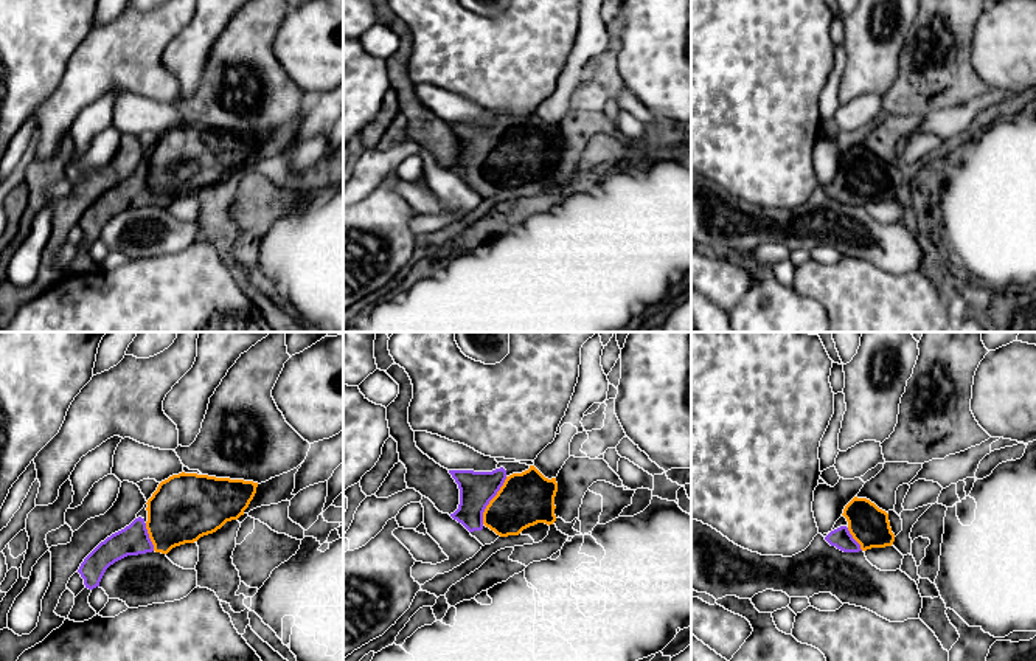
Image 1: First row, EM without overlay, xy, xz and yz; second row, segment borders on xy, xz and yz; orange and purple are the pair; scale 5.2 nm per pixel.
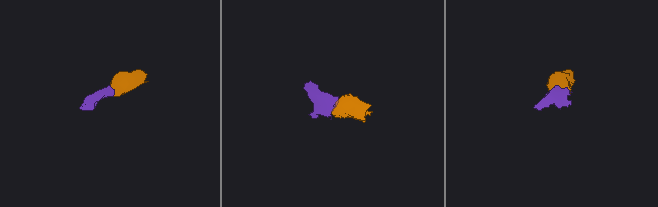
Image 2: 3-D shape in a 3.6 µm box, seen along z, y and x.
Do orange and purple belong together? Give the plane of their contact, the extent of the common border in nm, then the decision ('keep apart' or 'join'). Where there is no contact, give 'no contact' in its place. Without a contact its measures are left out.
contact in xz; length 280 nm; join

